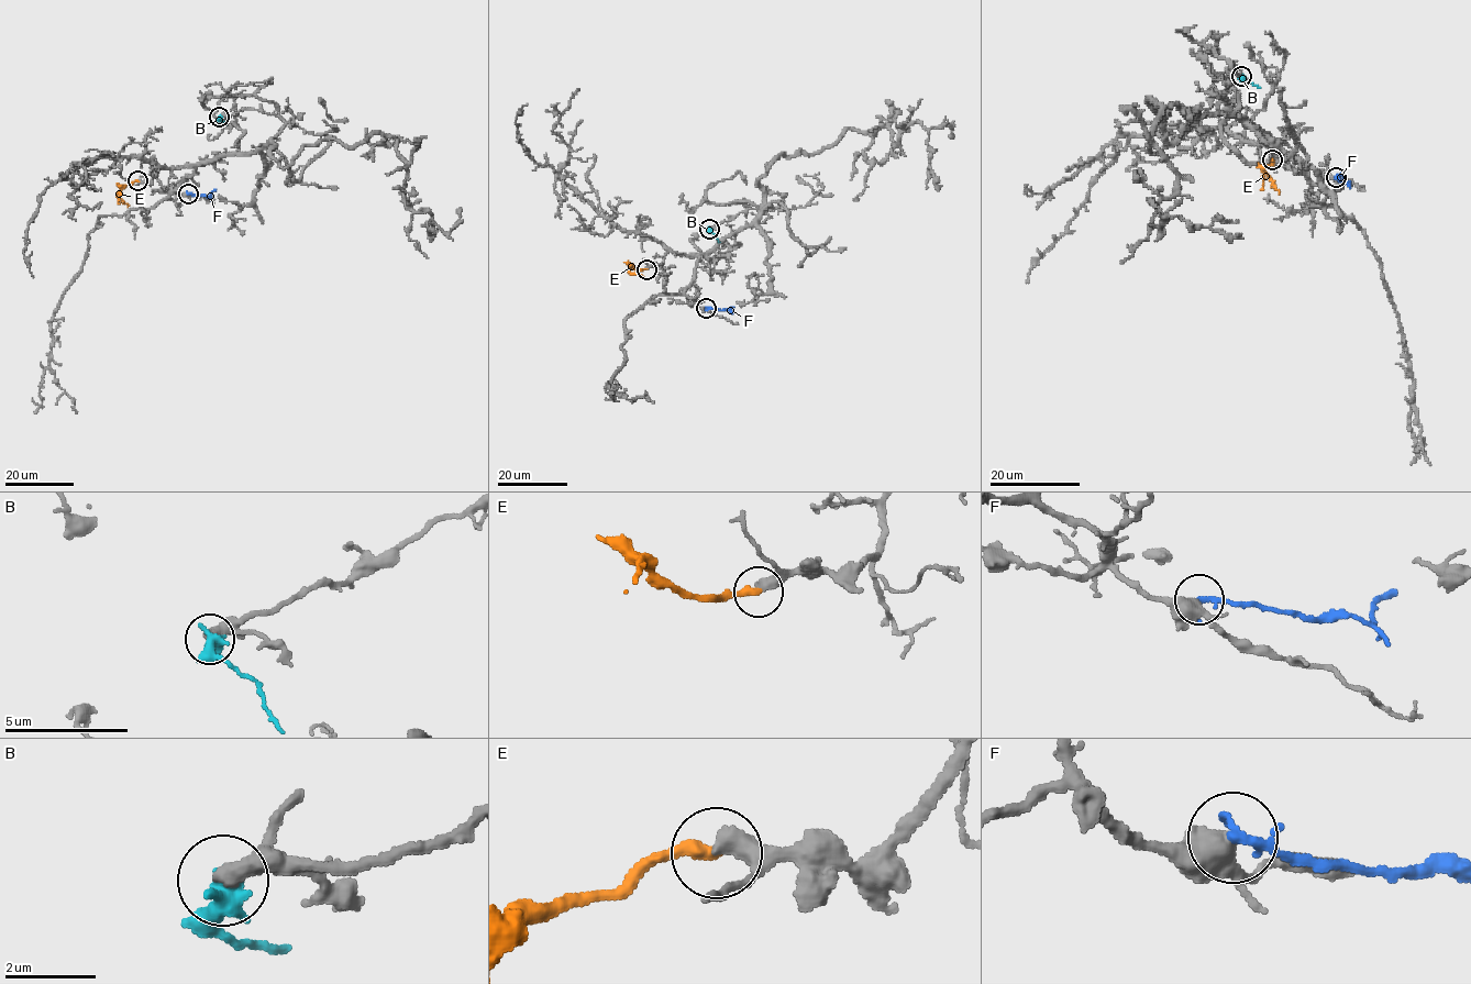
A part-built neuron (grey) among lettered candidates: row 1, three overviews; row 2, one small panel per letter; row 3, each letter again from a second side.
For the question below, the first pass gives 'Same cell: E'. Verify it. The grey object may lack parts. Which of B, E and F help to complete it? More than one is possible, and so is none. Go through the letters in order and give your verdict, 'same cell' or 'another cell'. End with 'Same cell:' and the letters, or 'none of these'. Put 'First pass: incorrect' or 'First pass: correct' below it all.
B: another cell
E: same cell
F: another cell
Same cell: E
First pass: correct

